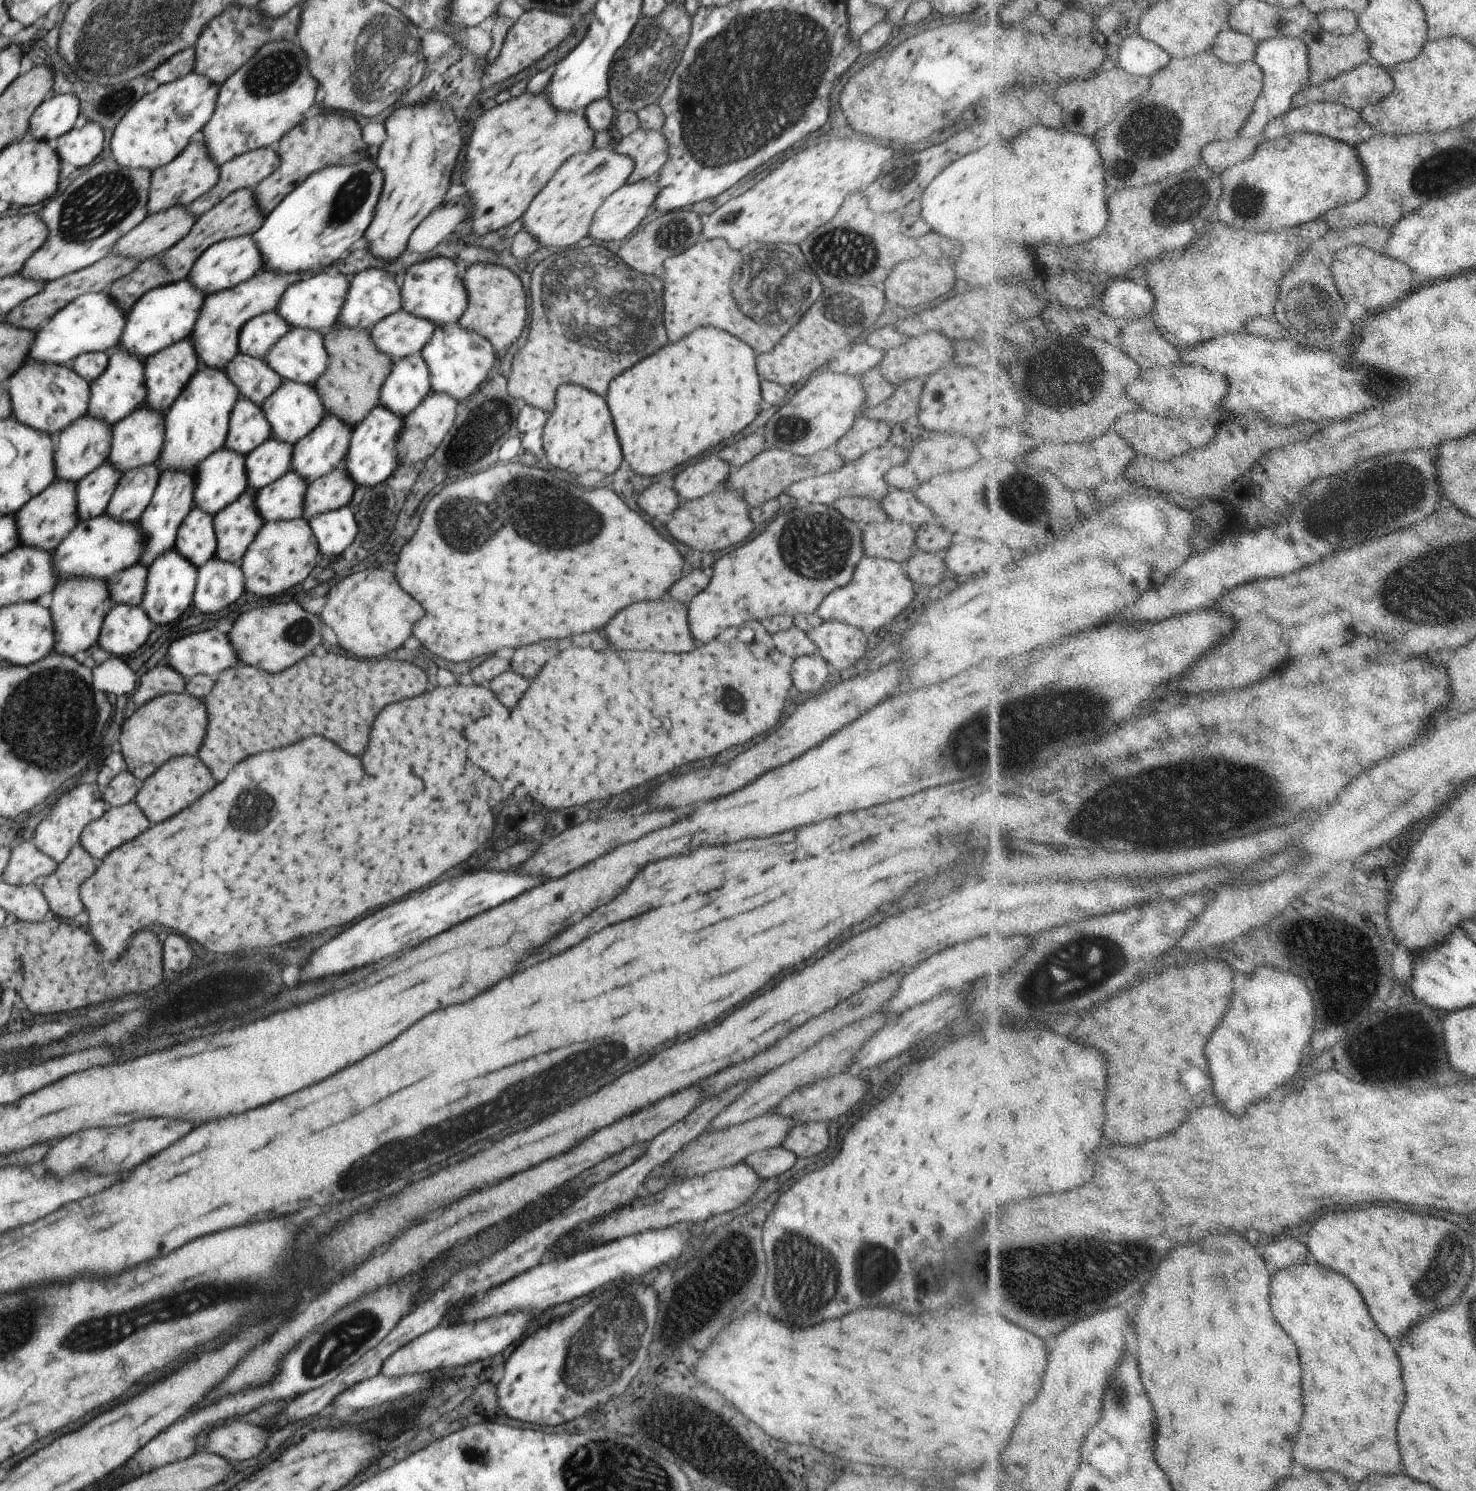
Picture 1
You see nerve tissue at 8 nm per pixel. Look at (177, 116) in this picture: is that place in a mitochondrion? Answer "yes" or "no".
yes

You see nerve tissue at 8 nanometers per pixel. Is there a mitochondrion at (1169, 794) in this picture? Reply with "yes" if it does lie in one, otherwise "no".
yes

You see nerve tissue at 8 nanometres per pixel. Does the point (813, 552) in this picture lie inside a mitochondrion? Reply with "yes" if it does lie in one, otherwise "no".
yes

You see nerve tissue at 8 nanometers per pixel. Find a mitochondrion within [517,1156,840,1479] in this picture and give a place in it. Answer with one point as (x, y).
(598, 1356)

